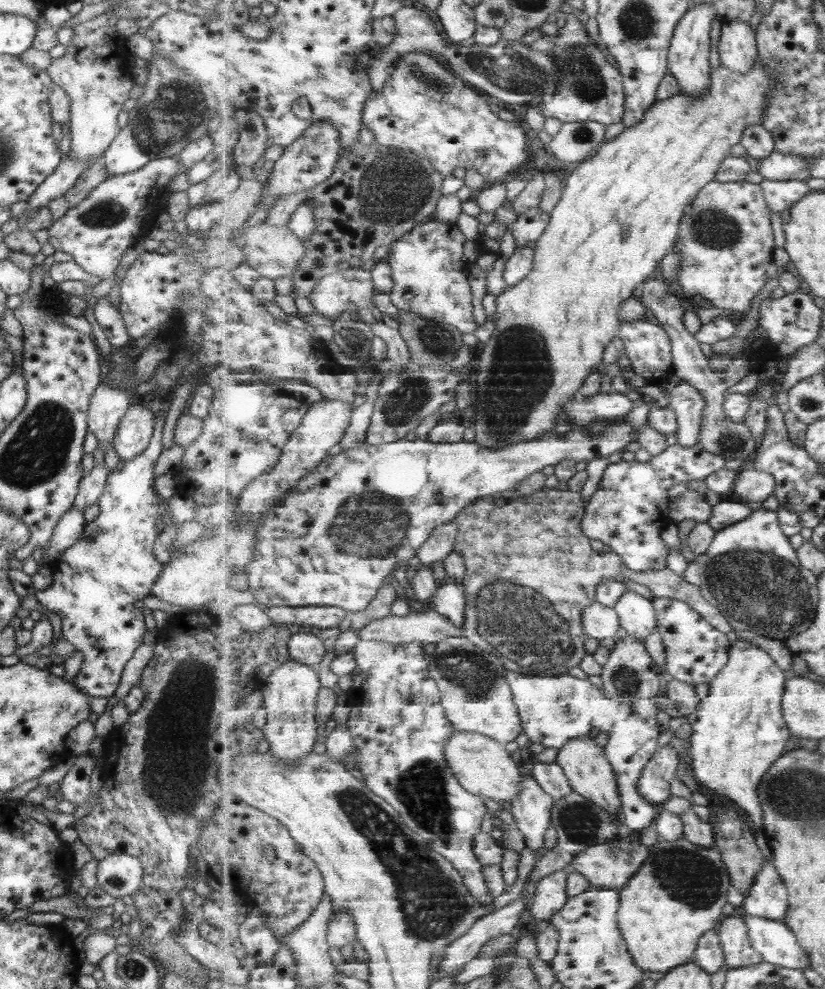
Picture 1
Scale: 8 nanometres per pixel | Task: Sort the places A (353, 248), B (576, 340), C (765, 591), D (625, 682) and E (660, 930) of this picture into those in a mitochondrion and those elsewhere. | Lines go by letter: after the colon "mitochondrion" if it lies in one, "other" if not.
A: other
B: other
C: mitochondrion
D: mitochondrion
E: other

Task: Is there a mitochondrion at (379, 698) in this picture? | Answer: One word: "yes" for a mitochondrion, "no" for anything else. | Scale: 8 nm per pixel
no

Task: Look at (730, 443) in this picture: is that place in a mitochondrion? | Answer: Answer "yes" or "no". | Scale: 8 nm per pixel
yes

